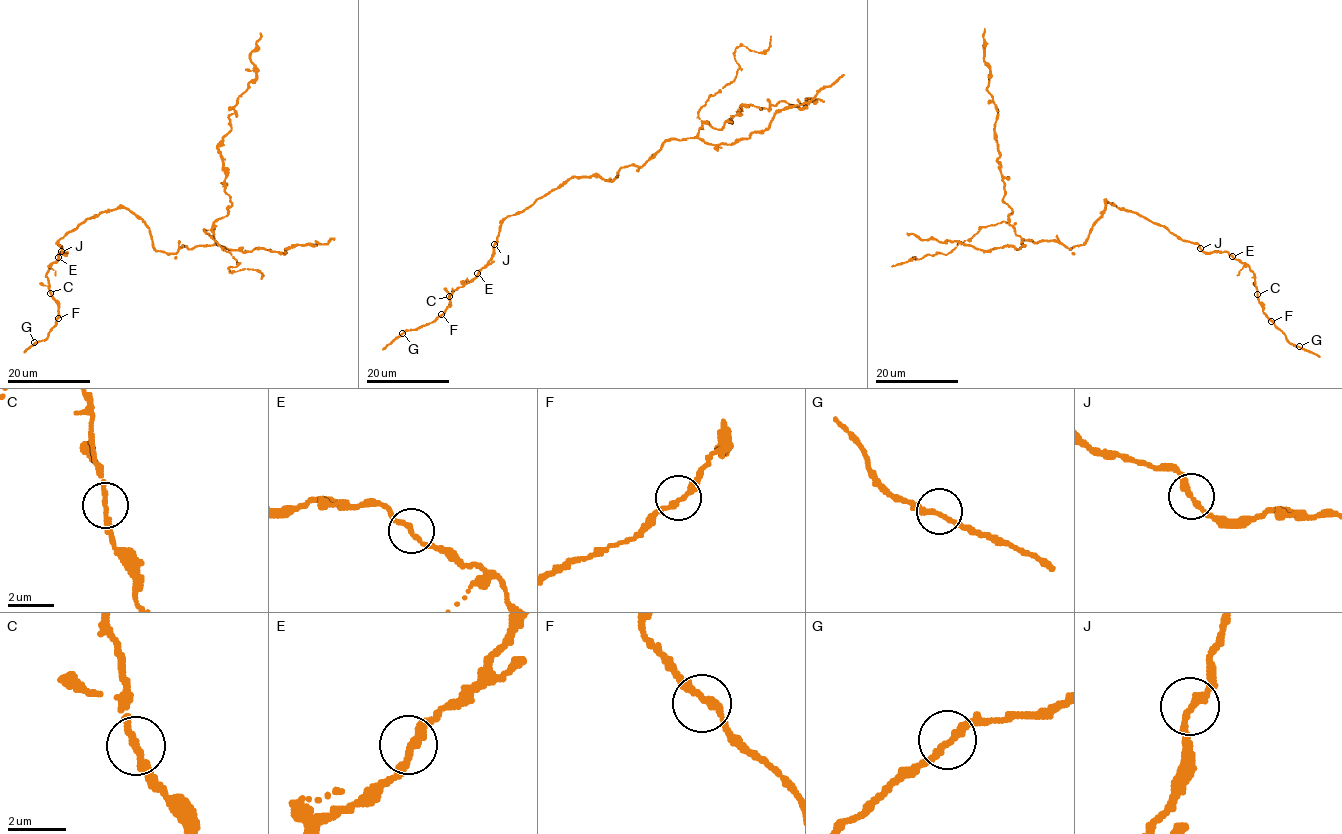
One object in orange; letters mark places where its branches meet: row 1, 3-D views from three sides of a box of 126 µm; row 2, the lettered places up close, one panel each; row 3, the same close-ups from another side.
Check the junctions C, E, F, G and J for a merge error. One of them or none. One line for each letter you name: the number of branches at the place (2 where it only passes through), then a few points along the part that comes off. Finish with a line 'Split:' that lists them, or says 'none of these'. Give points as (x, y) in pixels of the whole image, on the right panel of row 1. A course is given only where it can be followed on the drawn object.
Split: none of these

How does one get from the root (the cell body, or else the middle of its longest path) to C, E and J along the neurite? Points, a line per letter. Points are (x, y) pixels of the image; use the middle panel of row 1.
C: (617, 175), (612, 180), (598, 175), (573, 176), (521, 212), (509, 215), (502, 220), (489, 262), (449, 296)
E: (617, 175), (612, 180), (598, 175), (573, 176), (521, 212), (509, 215), (501, 224), (491, 259), (477, 273)
J: (617, 175), (612, 180), (598, 175), (573, 176), (502, 220), (494, 244)

